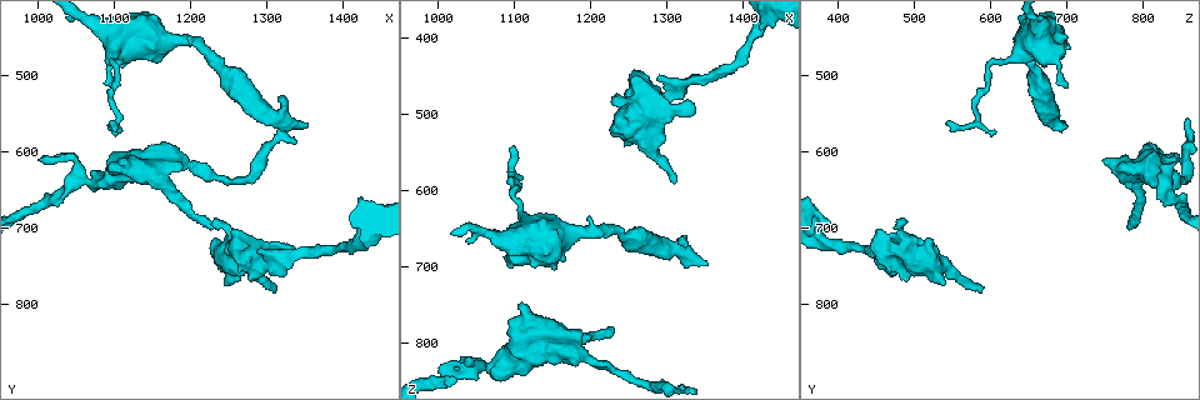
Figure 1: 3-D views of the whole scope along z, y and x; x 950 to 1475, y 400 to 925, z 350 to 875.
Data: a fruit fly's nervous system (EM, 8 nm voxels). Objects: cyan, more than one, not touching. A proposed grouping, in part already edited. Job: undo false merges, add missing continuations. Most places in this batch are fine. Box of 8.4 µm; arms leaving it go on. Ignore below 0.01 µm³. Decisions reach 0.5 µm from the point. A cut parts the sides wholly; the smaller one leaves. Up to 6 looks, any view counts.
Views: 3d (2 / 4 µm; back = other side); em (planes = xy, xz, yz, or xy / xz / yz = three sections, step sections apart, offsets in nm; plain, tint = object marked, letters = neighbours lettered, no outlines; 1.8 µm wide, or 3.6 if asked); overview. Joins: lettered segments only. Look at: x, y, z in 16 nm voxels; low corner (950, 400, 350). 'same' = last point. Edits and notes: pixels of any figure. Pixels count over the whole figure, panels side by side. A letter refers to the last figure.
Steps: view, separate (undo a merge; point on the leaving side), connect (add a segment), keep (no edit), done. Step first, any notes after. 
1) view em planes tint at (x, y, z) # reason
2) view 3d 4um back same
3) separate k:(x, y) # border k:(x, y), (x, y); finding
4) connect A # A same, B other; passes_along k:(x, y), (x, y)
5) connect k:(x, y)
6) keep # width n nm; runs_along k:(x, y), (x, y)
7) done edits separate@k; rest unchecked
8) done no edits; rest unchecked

view 3d 2um back at (1355, 570, 700)

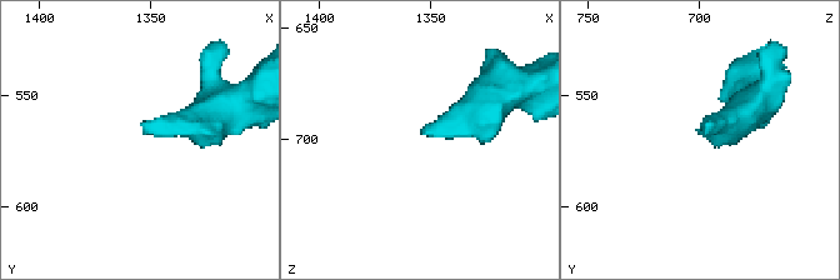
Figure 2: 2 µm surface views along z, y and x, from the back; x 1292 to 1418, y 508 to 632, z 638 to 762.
view em planes letters at (1354, 567, 697) # shape alone is not enough

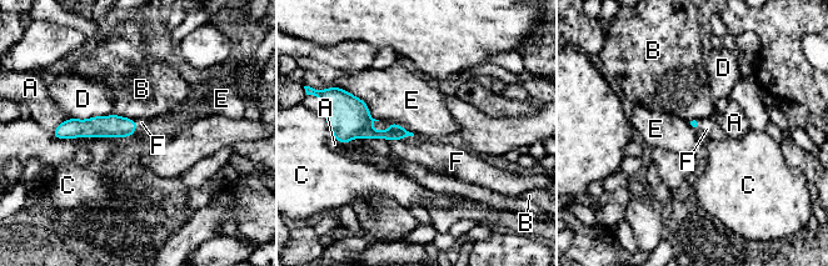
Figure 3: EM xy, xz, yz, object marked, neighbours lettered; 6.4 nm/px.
connect F # longest_contact E 320 nm; A other, B other, C other, D other, E other, F same; passes_along 3:(109, 126), (136, 125), (141, 123); the neuron continues

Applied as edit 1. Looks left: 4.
view 3d 2um at (1230, 700, 780) # free end

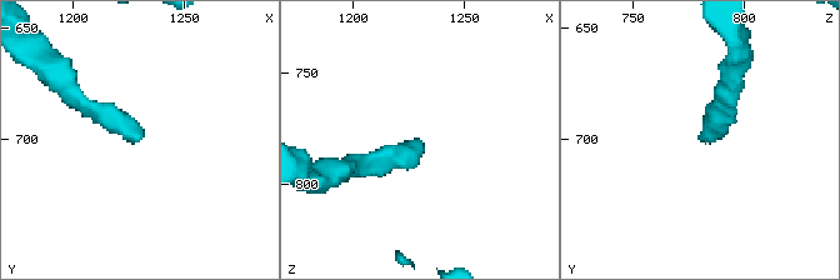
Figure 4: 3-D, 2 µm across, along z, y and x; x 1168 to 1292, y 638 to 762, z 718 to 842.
view em planes letters at (1231, 699, 780)

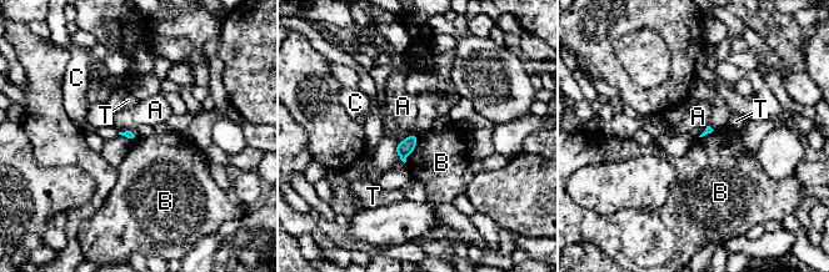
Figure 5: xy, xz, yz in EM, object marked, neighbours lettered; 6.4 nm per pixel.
keep # A other, B other, C other, T other; border 5:(418, 137), (415, 147), (404, 162); no lettered segment goes on from it

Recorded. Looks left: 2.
view em planes tint at (1295, 730, 445)

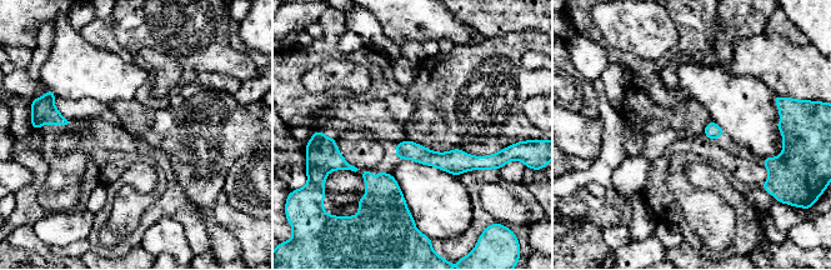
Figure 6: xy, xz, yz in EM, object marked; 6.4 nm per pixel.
view em planes letters same # see the neighbours

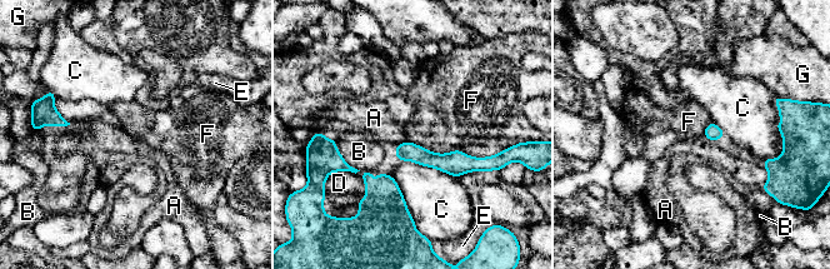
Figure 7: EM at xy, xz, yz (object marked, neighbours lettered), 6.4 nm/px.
keep # width 100 nm; A other, B other, C other, D other, E other, F other, G other; border 7:(409, 140), (436, 153), (496, 154); no lettered segment goes on from it

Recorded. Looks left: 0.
done edits connect@3; rest unchecked

